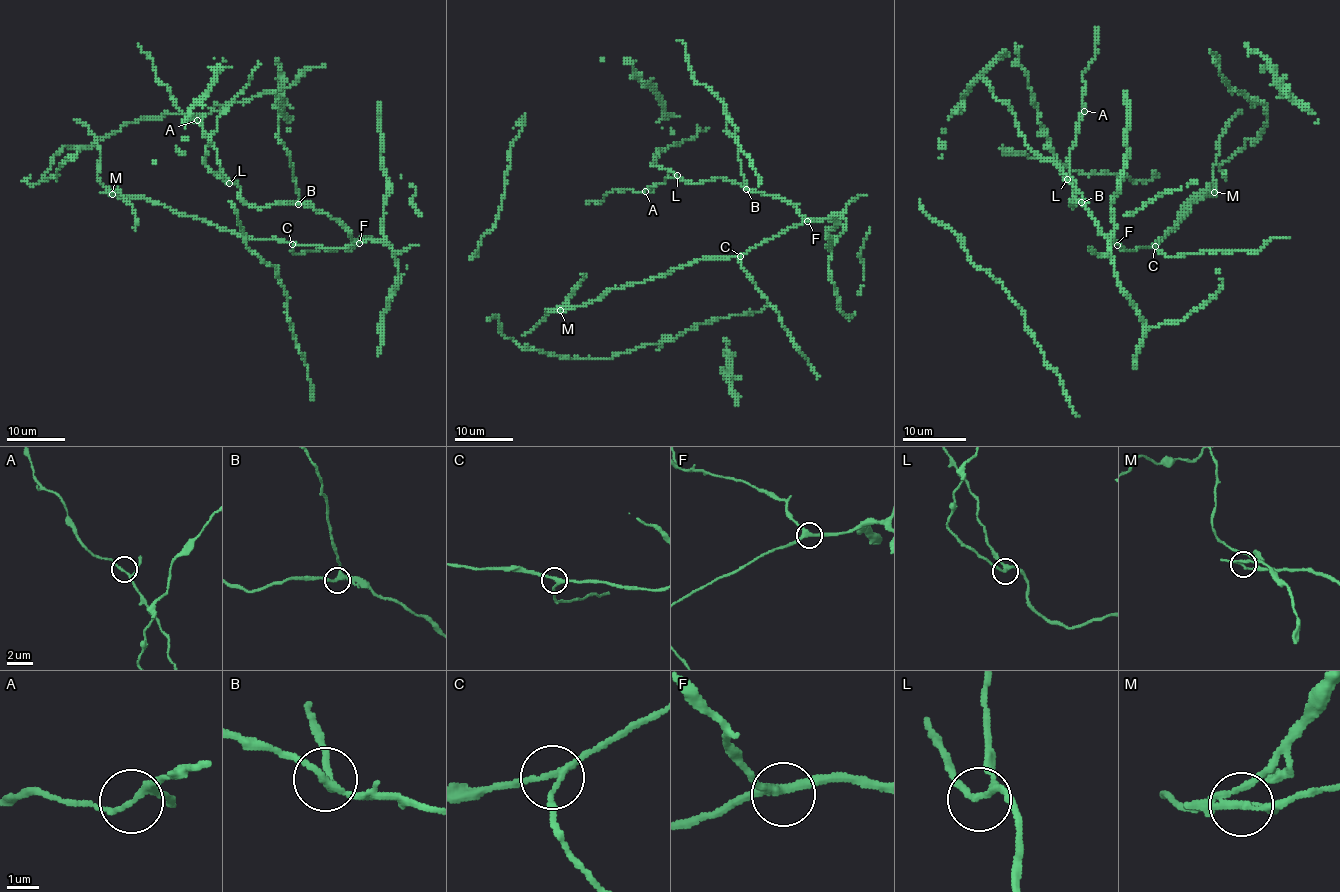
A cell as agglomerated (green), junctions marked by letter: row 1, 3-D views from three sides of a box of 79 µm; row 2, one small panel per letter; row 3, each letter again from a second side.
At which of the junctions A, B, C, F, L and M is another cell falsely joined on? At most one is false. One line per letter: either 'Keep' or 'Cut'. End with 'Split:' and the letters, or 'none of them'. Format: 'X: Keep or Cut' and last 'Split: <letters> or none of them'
A: Keep
B: Keep
C: Keep
F: Keep
L: Keep
M: Cut
Split: M

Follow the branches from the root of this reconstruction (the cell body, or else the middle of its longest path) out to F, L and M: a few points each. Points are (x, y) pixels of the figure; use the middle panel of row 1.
F: (796, 206), (807, 221)
L: (796, 206), (784, 199), (746, 190), (737, 183), (723, 178), (686, 183), (677, 175)
M: (796, 206), (804, 218), (802, 224), (739, 256), (704, 257), (653, 279), (612, 288), (583, 305), (559, 310)

